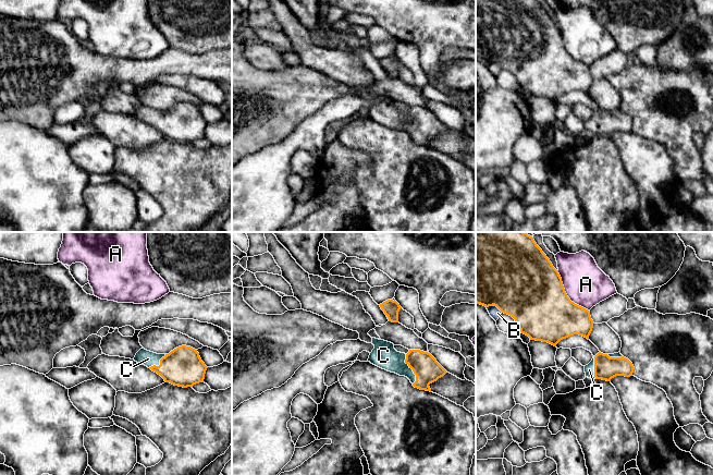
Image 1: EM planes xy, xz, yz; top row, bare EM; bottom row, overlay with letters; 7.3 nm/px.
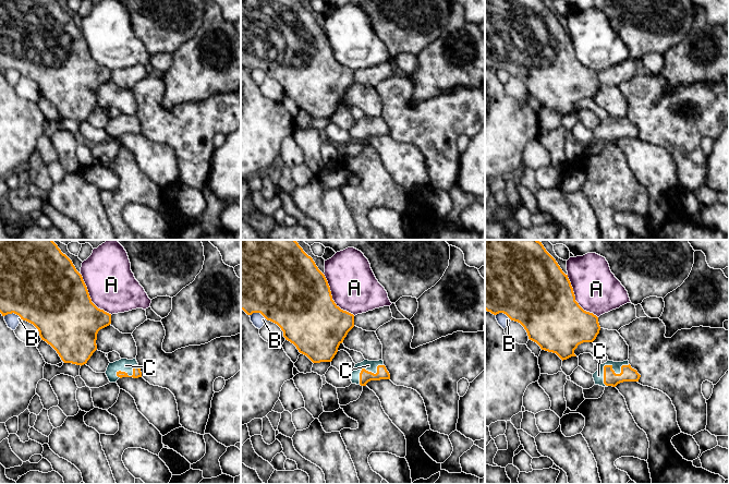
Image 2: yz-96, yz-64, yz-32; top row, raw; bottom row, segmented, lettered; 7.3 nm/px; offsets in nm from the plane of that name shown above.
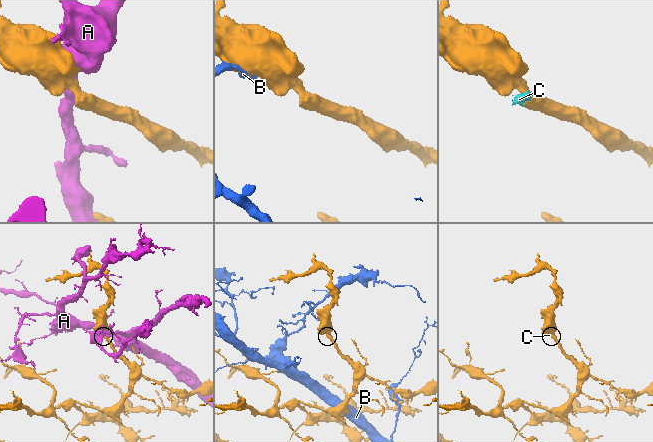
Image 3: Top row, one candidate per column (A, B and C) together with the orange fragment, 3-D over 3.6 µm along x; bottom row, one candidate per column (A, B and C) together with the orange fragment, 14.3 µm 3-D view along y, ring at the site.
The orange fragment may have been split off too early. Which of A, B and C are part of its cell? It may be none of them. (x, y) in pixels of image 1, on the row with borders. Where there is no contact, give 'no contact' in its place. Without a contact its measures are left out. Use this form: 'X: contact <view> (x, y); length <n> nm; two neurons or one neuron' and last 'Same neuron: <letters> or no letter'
A: contact yz (566, 294); length 380 nm; two neurons
B: contact yz (494, 305); length 130 nm; two neurons
C: contact xz (412, 368); length 240 nm; one neuron
Same neuron: C

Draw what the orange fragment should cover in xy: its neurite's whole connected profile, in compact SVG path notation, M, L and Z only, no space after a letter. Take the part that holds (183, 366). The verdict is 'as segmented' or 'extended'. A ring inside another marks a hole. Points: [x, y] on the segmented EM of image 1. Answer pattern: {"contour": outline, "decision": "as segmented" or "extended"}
{"contour": "M186 345L179 346L169 354L140 349L133 360L160 375L165 382L183 388L204 382L208 368L197 350Z", "decision": "extended"}

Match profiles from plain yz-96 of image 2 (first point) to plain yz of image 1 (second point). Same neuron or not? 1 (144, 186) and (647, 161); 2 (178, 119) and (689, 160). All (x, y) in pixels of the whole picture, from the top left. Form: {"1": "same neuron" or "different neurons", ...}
{"1": "different neurons", "2": "same neuron"}

